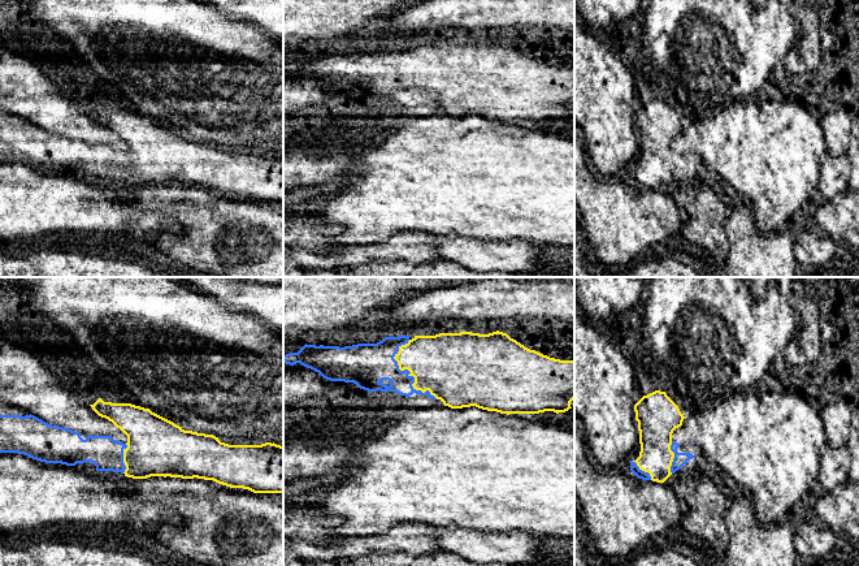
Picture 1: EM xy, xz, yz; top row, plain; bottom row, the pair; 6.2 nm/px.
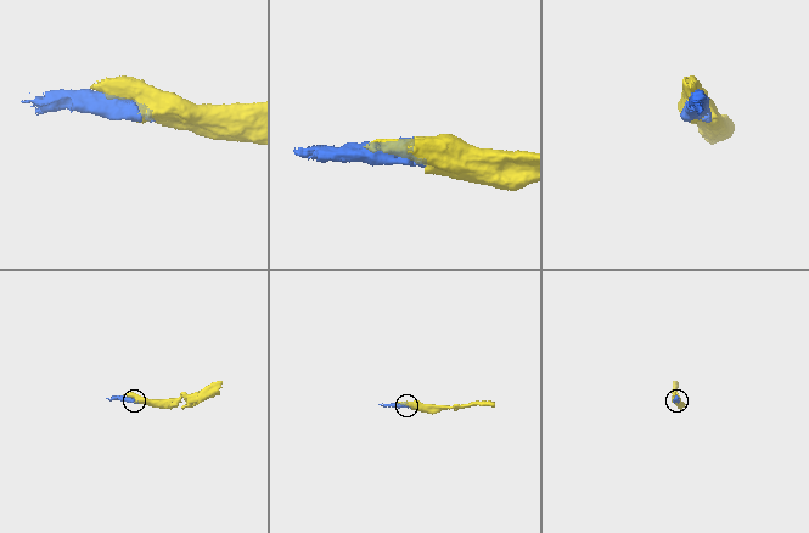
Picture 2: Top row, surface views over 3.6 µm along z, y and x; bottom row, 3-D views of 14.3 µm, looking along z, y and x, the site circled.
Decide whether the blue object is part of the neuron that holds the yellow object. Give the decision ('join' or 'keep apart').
join

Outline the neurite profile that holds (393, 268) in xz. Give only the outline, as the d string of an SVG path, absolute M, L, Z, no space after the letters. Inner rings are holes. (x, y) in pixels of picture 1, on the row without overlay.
M437 259L431 262L389 260L331 269L286 268L283 277L528 277L502 272L481 273L464 265Z

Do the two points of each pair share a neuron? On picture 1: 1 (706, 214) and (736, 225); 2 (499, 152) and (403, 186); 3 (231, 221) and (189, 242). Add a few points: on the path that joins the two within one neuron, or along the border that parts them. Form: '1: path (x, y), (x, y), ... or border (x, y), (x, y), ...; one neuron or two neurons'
1: border (730, 210), (724, 225), (729, 243), (727, 253); two neurons
2: path (476, 176), (426, 177); one neuron
3: path (221, 232), (211, 242), (199, 242); one neuron

